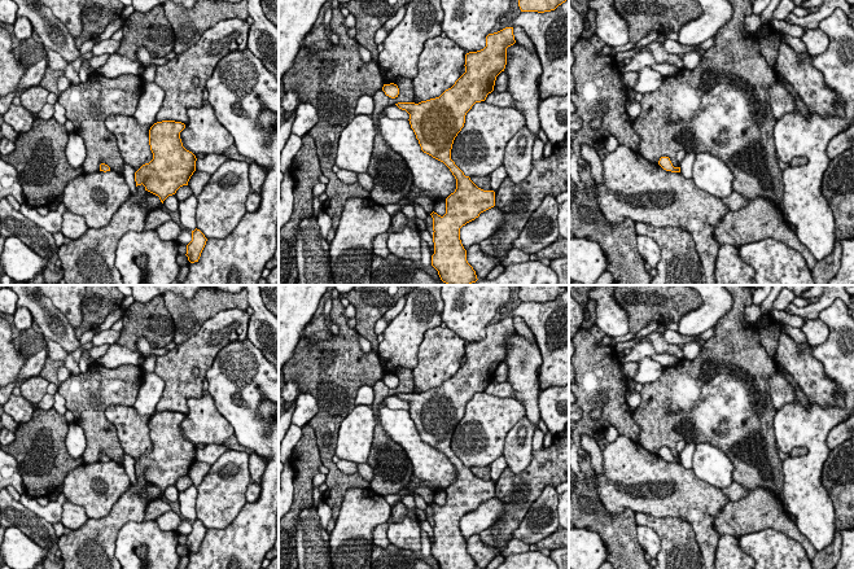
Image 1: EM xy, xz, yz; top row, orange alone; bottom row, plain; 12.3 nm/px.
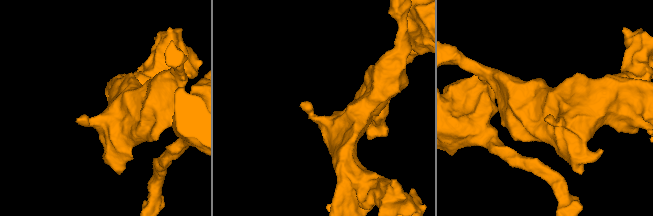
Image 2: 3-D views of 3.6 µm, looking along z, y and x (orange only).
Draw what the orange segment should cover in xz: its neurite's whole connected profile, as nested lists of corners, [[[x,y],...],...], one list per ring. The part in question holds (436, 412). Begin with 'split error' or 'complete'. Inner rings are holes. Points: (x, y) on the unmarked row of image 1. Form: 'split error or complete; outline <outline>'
complete; outline [[[505,318],[486,327],[486,337],[477,342],[465,345],[465,363],[446,380],[439,388],[415,393],[398,393],[399,399],[410,404],[410,415],[413,420],[421,441],[443,452],[456,469],[456,480],[446,489],[446,504],[443,507],[432,503],[434,544],[432,556],[438,561],[441,569],[477,569],[476,561],[467,551],[467,540],[460,530],[460,518],[474,511],[481,503],[495,496],[495,482],[478,478],[469,467],[451,450],[451,439],[455,428],[465,413],[465,406],[476,393],[485,391],[494,381],[496,367],[504,362],[507,355],[507,338],[516,333],[513,318]]]

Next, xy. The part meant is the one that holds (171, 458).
complete; outline [[[162,411],[154,413],[149,420],[149,435],[153,443],[153,450],[143,455],[135,463],[135,472],[137,476],[144,476],[145,481],[159,487],[161,493],[176,483],[176,481],[188,476],[188,472],[196,461],[196,446],[183,437],[180,423],[185,415],[175,411]]]

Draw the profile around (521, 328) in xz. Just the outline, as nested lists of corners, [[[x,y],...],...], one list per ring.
[[[513,316],[513,325],[517,334],[522,336],[530,342],[537,342],[534,333],[527,327],[526,321],[521,316]]]

